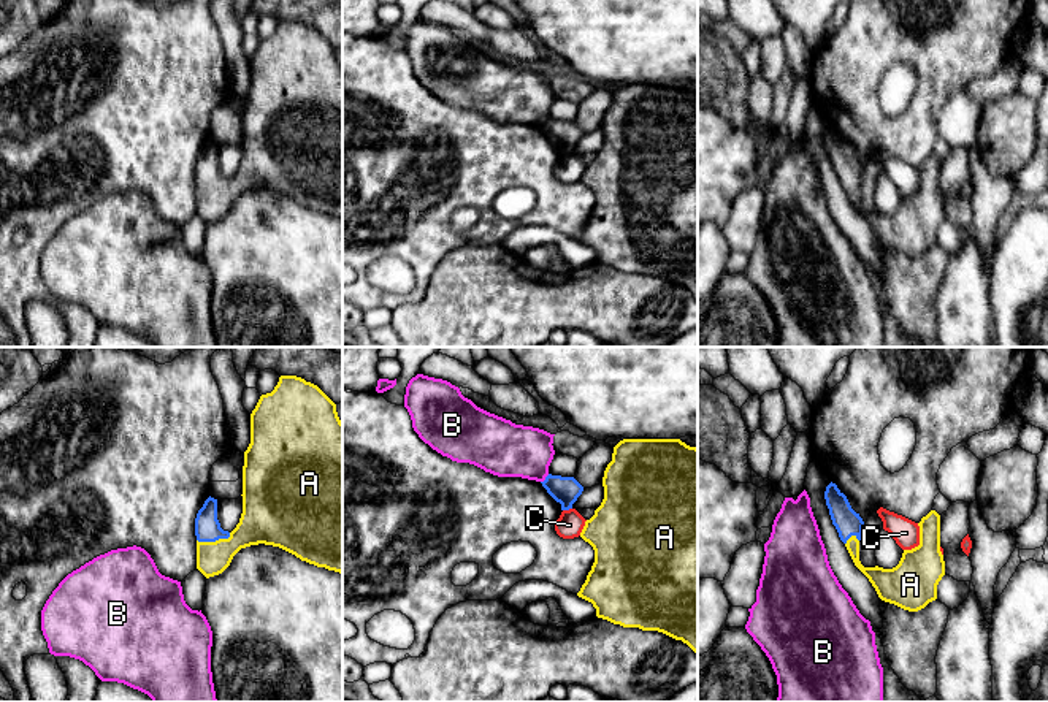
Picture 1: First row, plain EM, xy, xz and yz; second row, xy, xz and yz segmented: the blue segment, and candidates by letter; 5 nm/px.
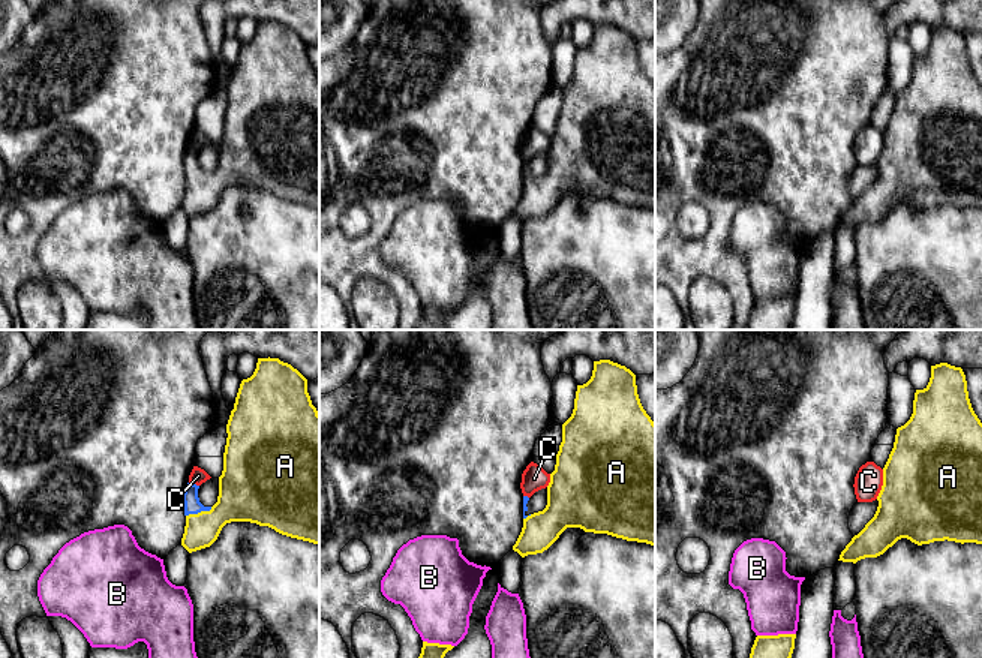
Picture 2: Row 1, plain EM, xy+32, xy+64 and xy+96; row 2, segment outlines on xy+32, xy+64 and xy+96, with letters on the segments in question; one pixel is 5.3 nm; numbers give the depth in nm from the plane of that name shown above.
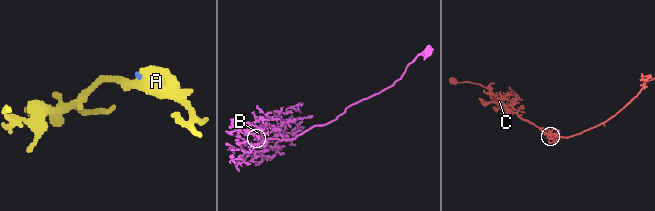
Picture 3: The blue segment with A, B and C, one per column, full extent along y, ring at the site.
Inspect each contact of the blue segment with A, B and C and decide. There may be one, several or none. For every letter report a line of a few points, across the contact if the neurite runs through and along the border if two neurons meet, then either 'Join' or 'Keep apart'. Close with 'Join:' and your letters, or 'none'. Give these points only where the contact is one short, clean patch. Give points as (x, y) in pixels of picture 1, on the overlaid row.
A: Line: xy (208, 528), (214, 541), (235, 541), (260, 523). Join
B: Line: xz (549, 474), (541, 482). Keep apart
C: Line: xz (571, 507), (563, 511). Keep apart
Join: A

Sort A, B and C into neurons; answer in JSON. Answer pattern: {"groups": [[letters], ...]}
{"groups": [["A"], ["B"], ["C"]]}

